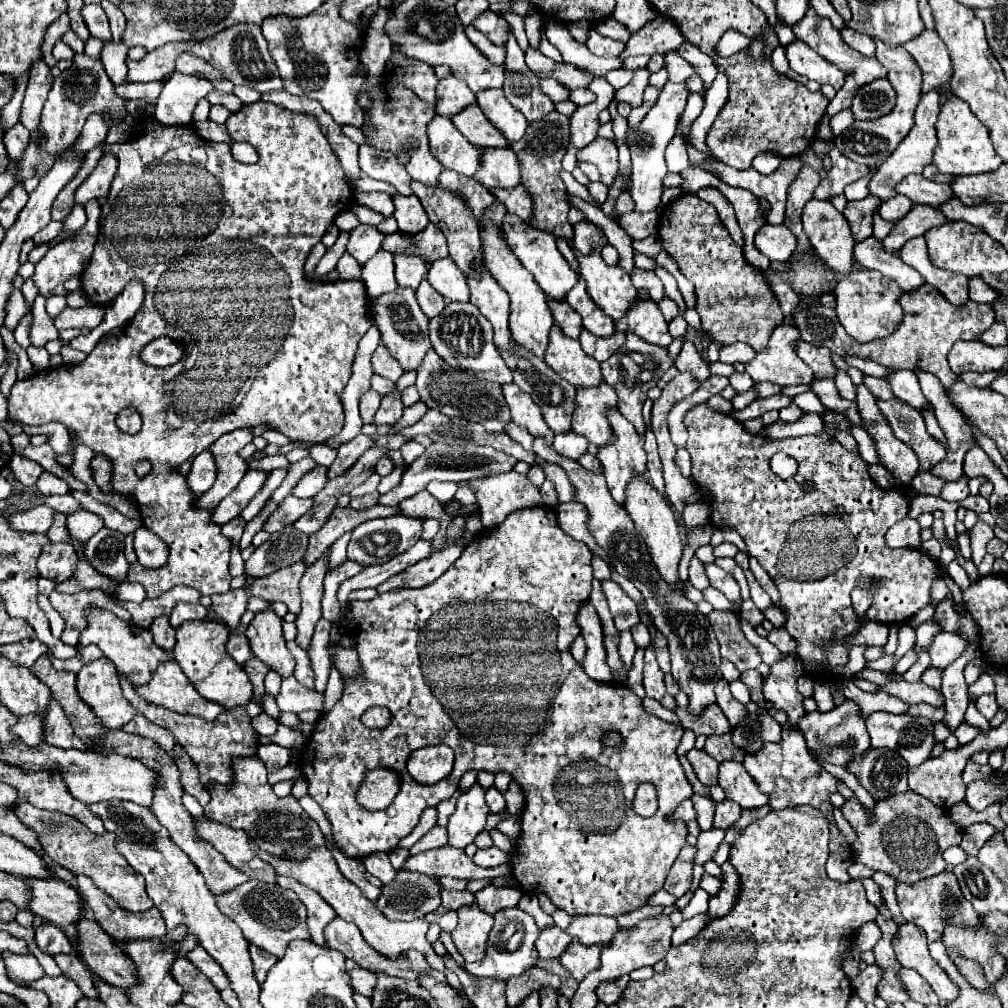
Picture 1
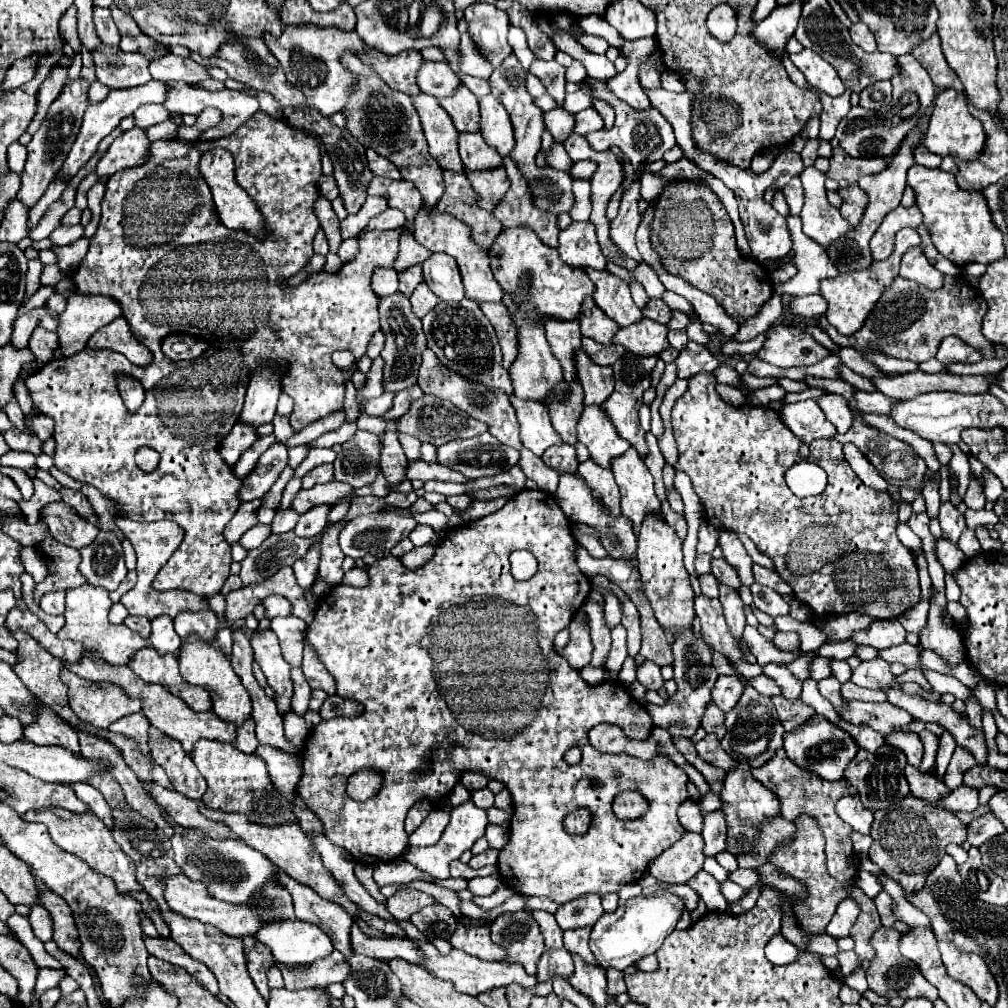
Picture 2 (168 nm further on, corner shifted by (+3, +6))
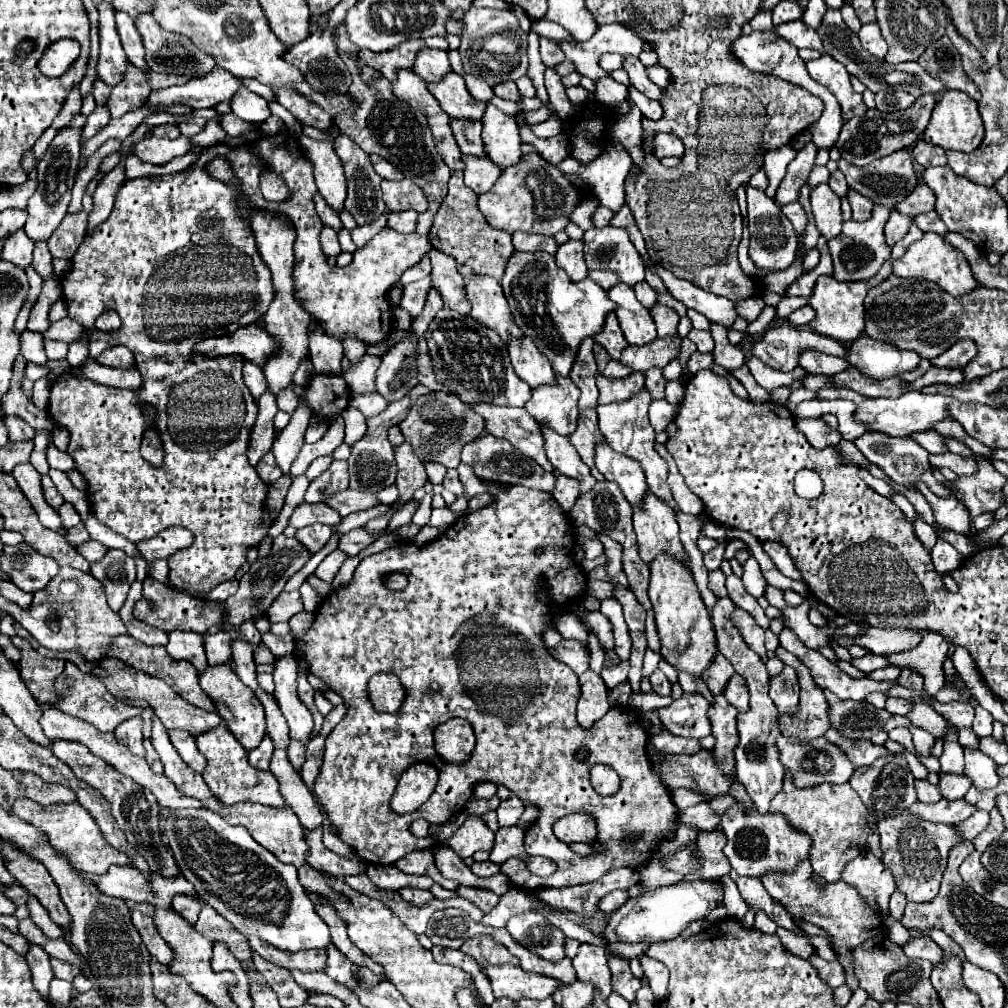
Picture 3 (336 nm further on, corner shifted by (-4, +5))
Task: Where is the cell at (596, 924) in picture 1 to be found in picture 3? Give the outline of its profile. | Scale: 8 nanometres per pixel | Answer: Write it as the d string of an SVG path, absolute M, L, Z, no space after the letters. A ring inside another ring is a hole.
M580 944L578 954L572 958L574 970L584 982L592 982L604 996L612 992L610 986L610 968L608 968L608 958L606 950L594 944Z

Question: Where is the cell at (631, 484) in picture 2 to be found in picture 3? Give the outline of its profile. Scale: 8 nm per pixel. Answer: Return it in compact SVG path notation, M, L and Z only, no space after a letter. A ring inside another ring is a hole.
M650 490L644 496L644 506L634 508L634 532L638 536L640 558L644 558L646 564L650 564L660 552L668 552L688 564L688 556L680 546L674 510Z

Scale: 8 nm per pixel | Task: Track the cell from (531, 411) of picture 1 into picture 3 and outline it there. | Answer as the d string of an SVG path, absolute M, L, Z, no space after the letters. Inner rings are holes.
M540 424L540 430L542 430L542 438L544 438L544 450L546 450L546 456L552 462L552 466L556 470L560 470L564 476L576 478L580 482L582 494L592 490L596 478L590 474L590 468L576 454L576 448L570 444L570 440L566 436L556 434L548 426Z

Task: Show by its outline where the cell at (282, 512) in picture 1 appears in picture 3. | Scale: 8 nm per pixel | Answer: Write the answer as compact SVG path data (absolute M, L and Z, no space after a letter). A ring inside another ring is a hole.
M344 490L340 494L334 494L330 500L326 500L330 508L334 508L342 518L356 512L356 510L366 510L370 506L378 504L378 498L374 494L362 494L356 490Z

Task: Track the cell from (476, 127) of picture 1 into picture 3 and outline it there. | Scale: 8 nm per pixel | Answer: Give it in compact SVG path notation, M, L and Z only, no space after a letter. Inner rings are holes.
M450 72L442 82L428 84L428 90L440 102L442 110L450 114L450 118L462 118L462 120L476 122L484 116L486 104L476 100L468 92L464 78L460 74Z

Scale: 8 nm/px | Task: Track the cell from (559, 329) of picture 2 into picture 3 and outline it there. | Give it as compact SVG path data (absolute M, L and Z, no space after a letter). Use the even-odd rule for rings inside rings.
M584 338L576 356L574 356L574 364L572 364L572 370L570 370L570 378L572 382L580 388L580 400L578 400L578 406L580 410L586 410L586 408L596 408L596 400L598 400L598 388L596 388L596 380L594 380L594 374L596 374L596 360L594 360L594 352L592 352L592 338Z

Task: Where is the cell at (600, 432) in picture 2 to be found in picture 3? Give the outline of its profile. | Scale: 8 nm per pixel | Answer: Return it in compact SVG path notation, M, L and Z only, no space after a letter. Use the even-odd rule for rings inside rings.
M606 440L598 442L594 452L598 472L606 480L616 482L632 506L642 504L642 498L646 494L646 478L640 464L634 458L612 450L612 446Z

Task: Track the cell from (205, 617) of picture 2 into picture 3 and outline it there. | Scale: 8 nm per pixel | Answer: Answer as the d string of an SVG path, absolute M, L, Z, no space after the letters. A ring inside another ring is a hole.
M226 630L204 634L204 650L210 666L230 662L230 642L232 642L232 636Z

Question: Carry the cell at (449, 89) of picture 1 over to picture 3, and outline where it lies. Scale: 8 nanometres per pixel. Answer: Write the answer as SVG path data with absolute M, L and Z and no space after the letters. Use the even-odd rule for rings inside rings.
M420 50L418 58L416 58L416 66L414 72L426 80L426 82L440 82L444 78L444 74L450 74L450 60L448 60L448 52L444 50Z

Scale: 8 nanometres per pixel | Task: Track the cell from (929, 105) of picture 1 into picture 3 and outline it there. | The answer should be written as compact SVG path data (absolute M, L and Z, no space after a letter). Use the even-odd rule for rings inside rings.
M874 204L872 218L864 222L848 220L842 224L840 236L828 240L828 248L834 260L834 278L836 280L868 280L872 278L886 260L890 260L890 248L886 246L884 240L884 226L888 222L888 216L894 208L884 206L884 204Z

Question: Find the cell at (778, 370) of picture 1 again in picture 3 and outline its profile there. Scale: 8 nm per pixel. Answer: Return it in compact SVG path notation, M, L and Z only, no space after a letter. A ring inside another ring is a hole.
M802 350L798 356L798 364L810 374L828 374L828 376L834 376L848 368L848 362L844 362L842 358L832 358L818 350Z

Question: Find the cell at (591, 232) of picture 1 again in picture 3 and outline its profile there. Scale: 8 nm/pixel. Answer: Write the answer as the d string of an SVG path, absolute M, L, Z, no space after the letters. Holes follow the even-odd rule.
M568 240L556 252L556 262L560 268L576 282L588 276L588 268L584 262L584 240Z

